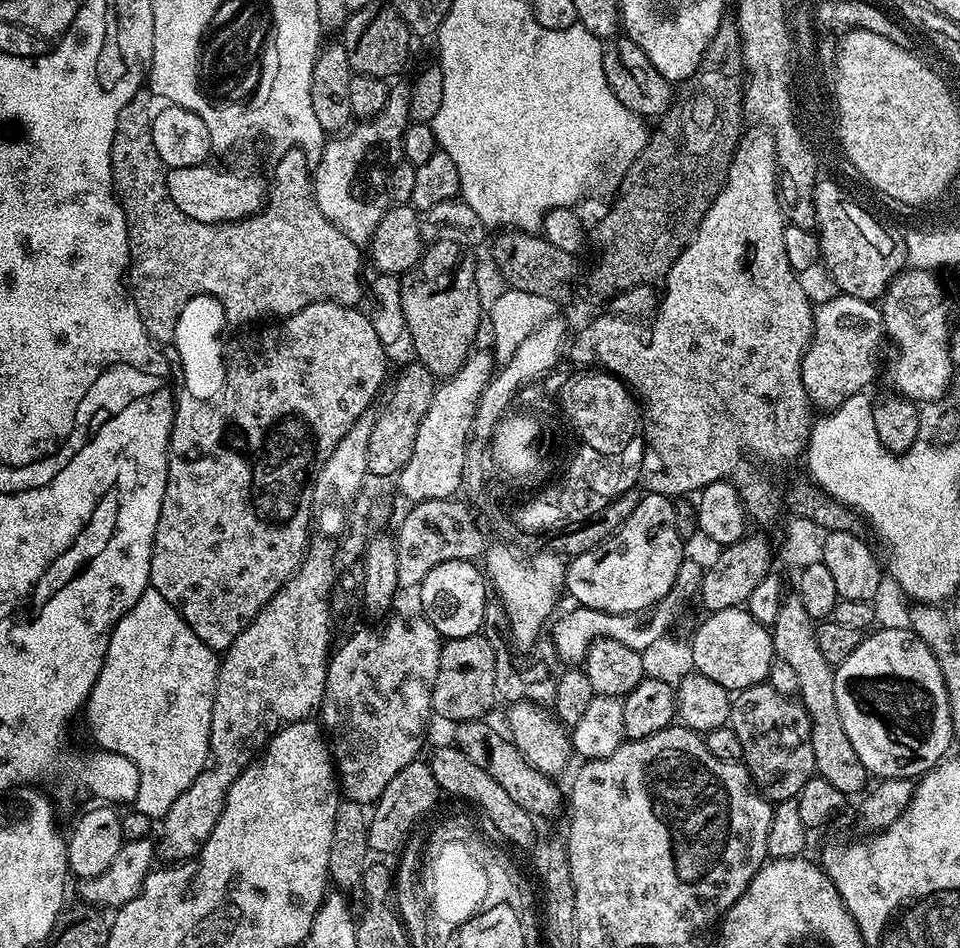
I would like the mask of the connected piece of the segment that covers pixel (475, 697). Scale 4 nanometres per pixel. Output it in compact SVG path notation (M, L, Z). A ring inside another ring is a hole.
M484 634L444 640L440 645L438 670L432 686L432 710L437 717L459 722L461 720L479 720L487 717L488 707L496 696L496 648L484 637Z

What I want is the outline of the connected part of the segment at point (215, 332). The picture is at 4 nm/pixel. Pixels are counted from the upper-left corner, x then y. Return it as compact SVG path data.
M196 295L178 316L172 346L180 360L180 378L188 378L188 386L196 396L210 396L218 386L224 386L224 346L218 343L218 336L227 324L220 300L212 295Z

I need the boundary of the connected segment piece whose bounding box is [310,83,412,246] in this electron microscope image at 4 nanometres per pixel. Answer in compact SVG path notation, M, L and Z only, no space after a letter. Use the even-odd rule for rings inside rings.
M393 83L388 90L386 106L382 106L378 114L361 119L347 130L325 139L321 157L310 172L312 197L318 210L322 210L324 217L334 226L338 226L338 230L342 230L342 234L346 234L346 238L350 238L350 242L358 246L367 245L372 239L372 231L382 218L386 201L380 196L360 196L356 183L359 182L360 175L364 172L368 151L375 144L395 145L412 120L408 90L407 83L396 85Z

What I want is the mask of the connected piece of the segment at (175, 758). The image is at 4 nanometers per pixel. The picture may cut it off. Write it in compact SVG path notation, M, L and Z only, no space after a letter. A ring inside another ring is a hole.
M151 586L114 626L94 694L88 697L82 716L88 719L97 749L118 754L138 766L141 792L134 801L135 811L153 818L164 817L170 806L174 806L178 794L186 791L209 763L210 718L217 667L217 653L196 637L187 622L180 619L176 608Z

